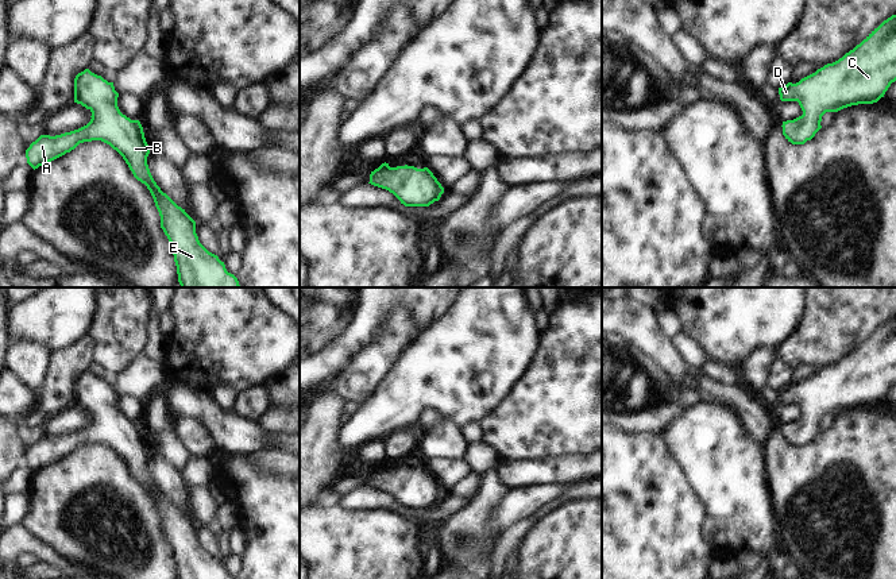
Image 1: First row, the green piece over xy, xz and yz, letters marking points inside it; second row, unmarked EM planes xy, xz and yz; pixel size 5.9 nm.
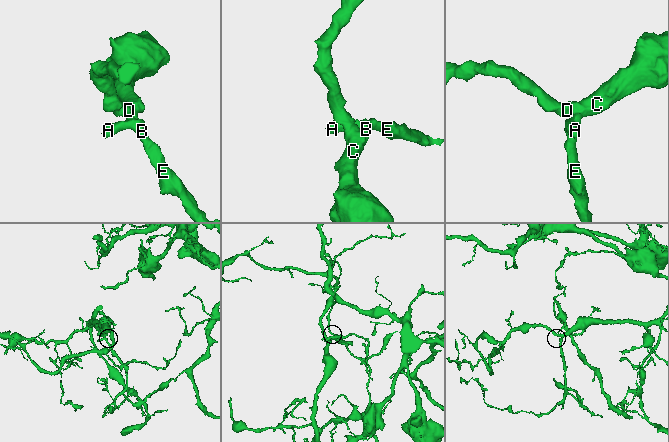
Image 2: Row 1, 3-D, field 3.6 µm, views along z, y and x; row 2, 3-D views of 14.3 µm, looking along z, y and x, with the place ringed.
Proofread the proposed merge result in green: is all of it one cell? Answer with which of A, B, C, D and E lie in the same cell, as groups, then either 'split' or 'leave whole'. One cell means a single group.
groups A B C D E; leave whole

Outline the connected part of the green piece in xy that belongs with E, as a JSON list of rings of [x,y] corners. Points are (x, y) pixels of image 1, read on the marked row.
[[[89,69],[78,73],[74,78],[74,103],[92,112],[90,121],[61,135],[40,135],[26,150],[27,163],[35,170],[70,153],[80,143],[101,140],[109,144],[151,193],[161,216],[161,228],[171,243],[181,287],[240,287],[224,262],[200,243],[196,221],[154,181],[147,165],[150,147],[143,127],[139,120],[131,120],[120,112],[117,97],[113,82]]]

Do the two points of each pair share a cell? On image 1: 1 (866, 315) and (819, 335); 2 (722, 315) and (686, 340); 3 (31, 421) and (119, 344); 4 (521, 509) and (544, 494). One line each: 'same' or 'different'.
1: same
2: different
3: same
4: same

